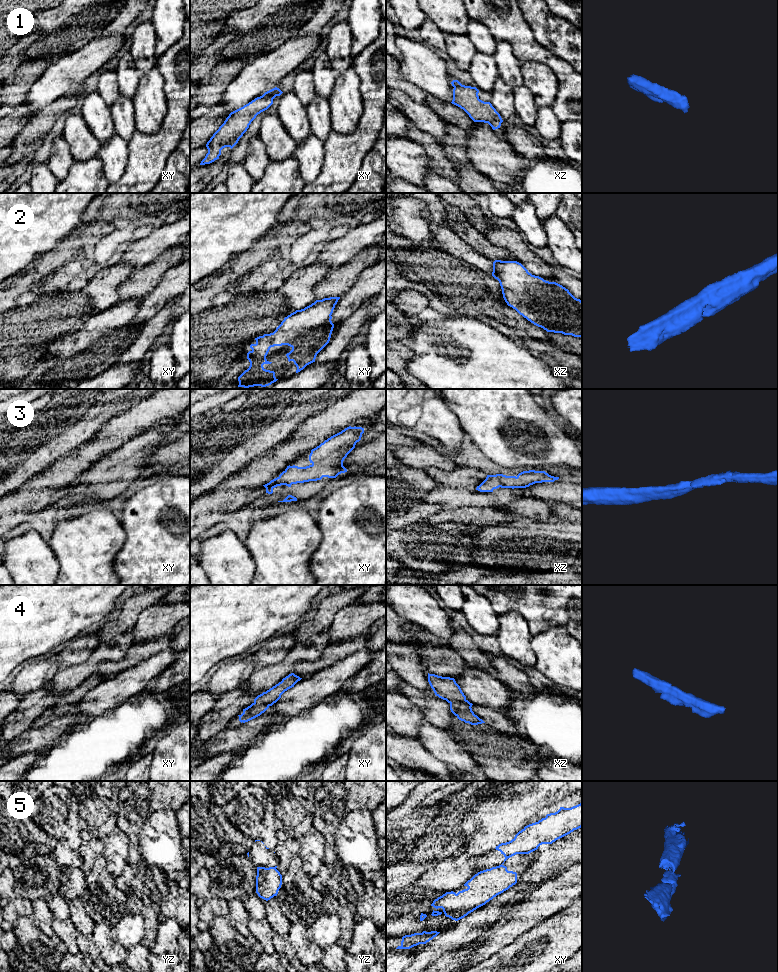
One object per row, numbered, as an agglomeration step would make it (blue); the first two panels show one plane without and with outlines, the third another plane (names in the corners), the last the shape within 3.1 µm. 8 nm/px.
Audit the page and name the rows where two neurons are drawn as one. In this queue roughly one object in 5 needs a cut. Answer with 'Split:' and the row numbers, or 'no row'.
Split: 5

